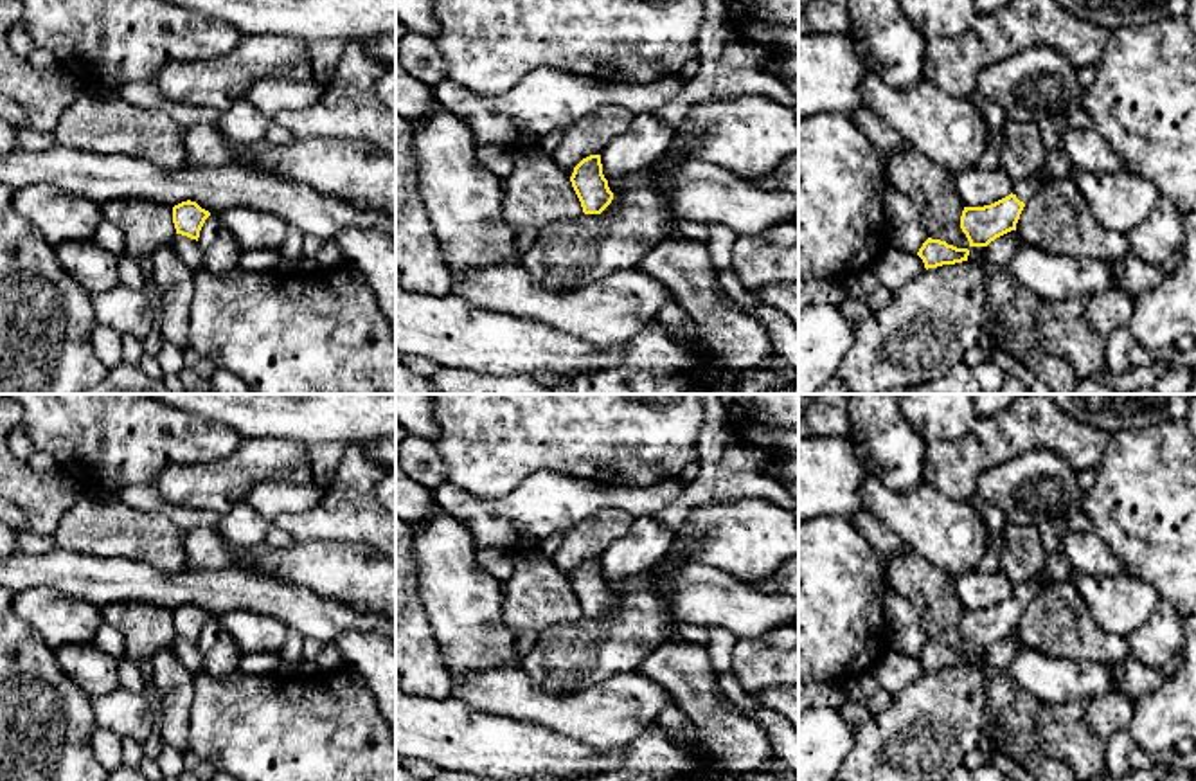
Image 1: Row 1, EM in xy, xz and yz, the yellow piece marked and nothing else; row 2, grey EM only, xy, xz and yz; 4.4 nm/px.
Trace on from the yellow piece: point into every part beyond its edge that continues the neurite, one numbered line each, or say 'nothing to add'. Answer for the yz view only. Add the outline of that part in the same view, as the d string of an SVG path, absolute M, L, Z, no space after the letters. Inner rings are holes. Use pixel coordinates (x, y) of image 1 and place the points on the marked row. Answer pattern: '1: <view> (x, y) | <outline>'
1: yz (1024, 189) | M1032 175L1025 180L1014 182L1013 194L1027 203L1049 182L1052 180L1041 180L1038 175Z

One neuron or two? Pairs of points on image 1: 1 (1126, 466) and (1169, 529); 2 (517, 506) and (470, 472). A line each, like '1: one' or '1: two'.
1: one
2: two

